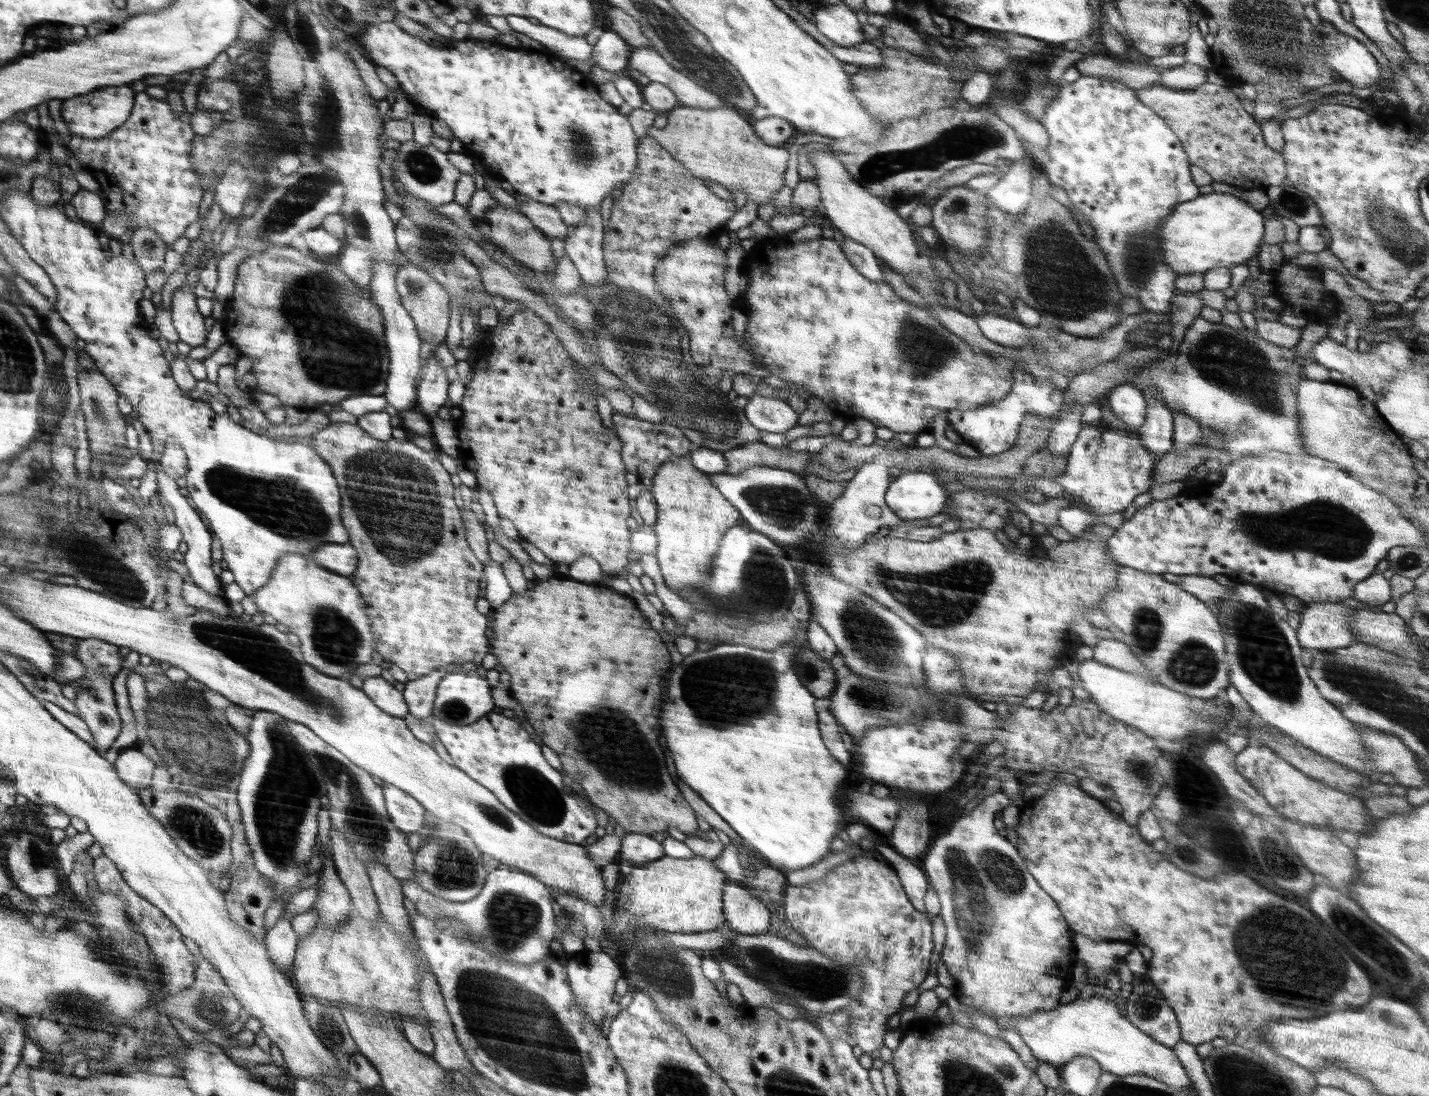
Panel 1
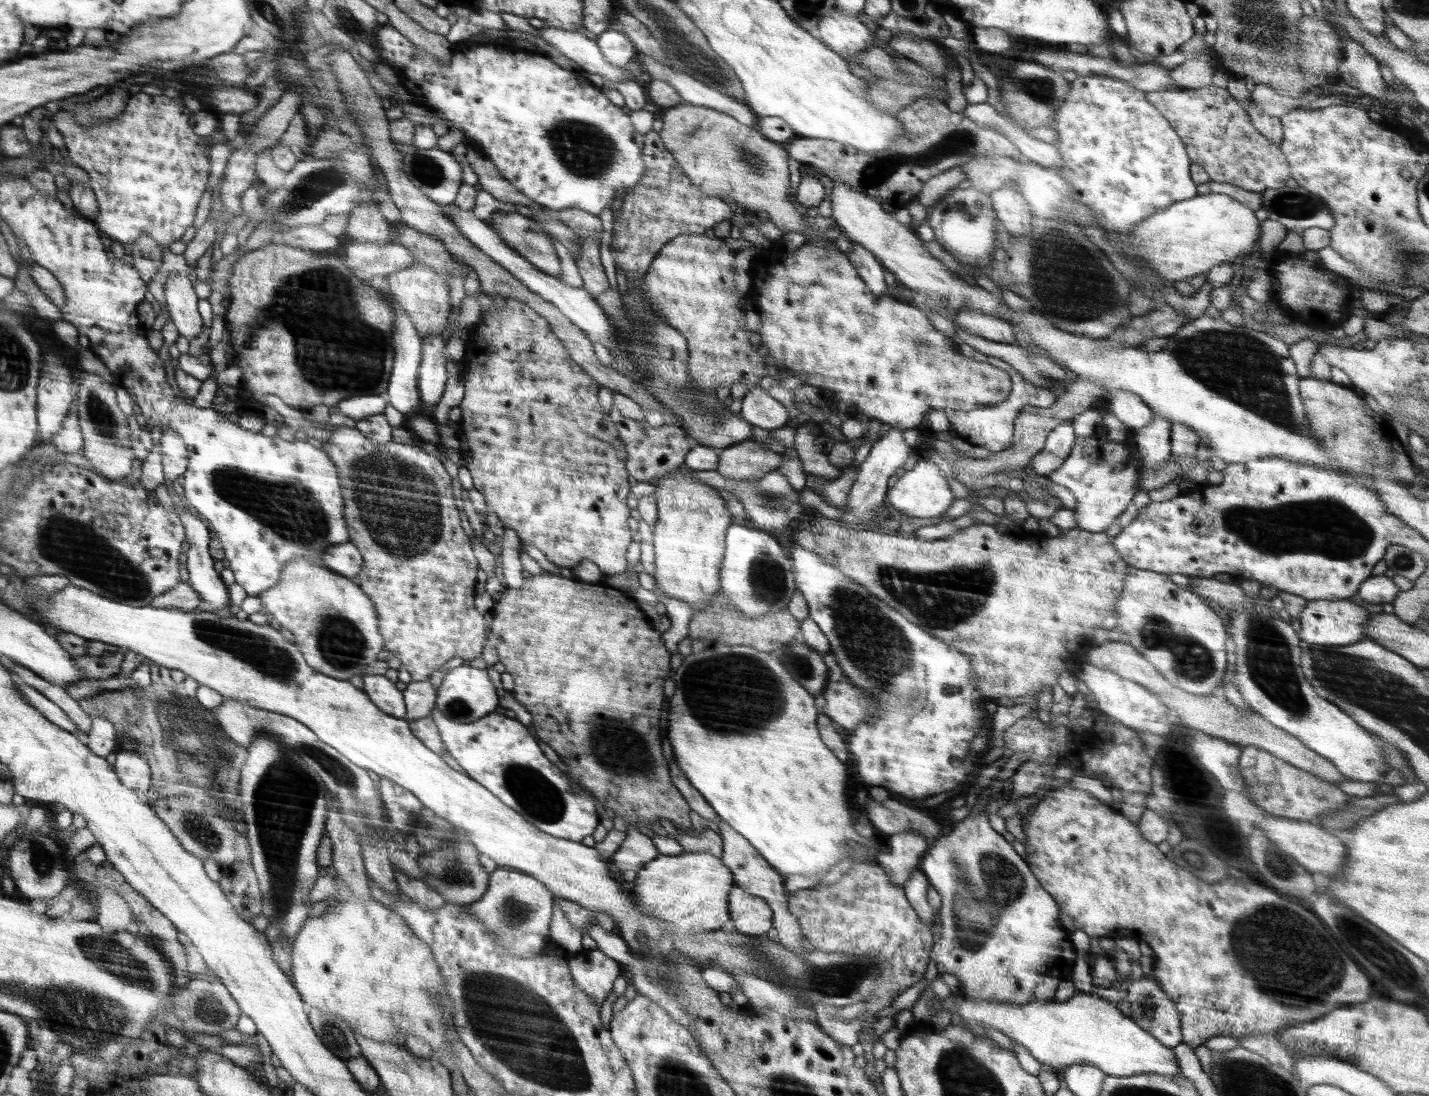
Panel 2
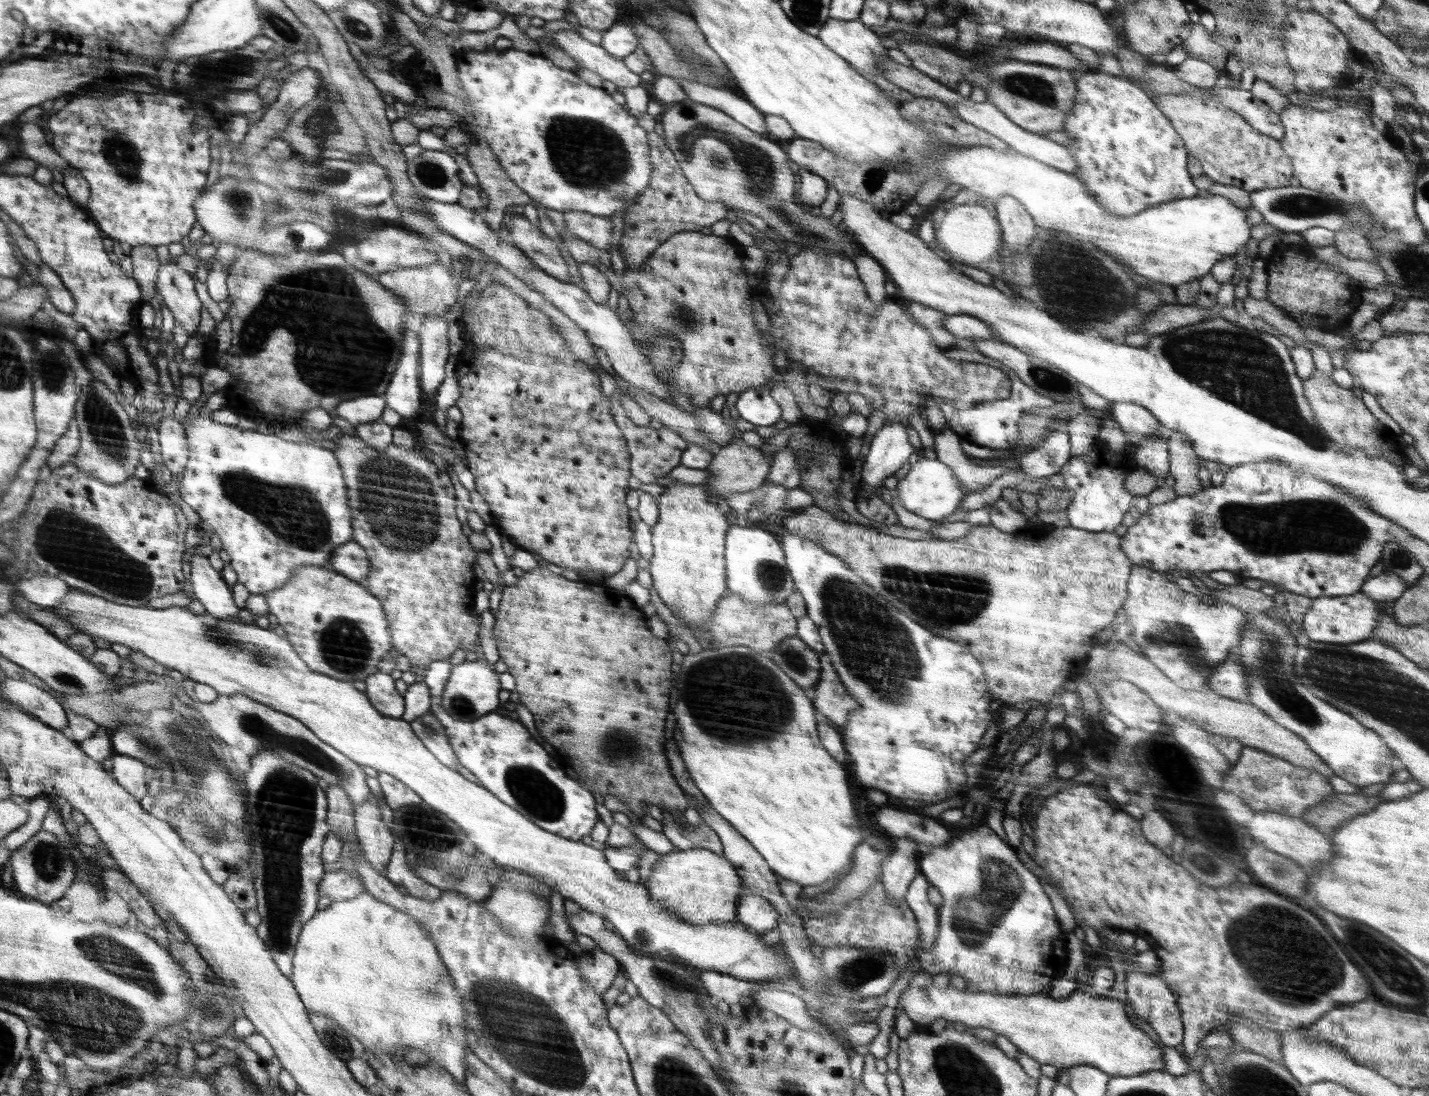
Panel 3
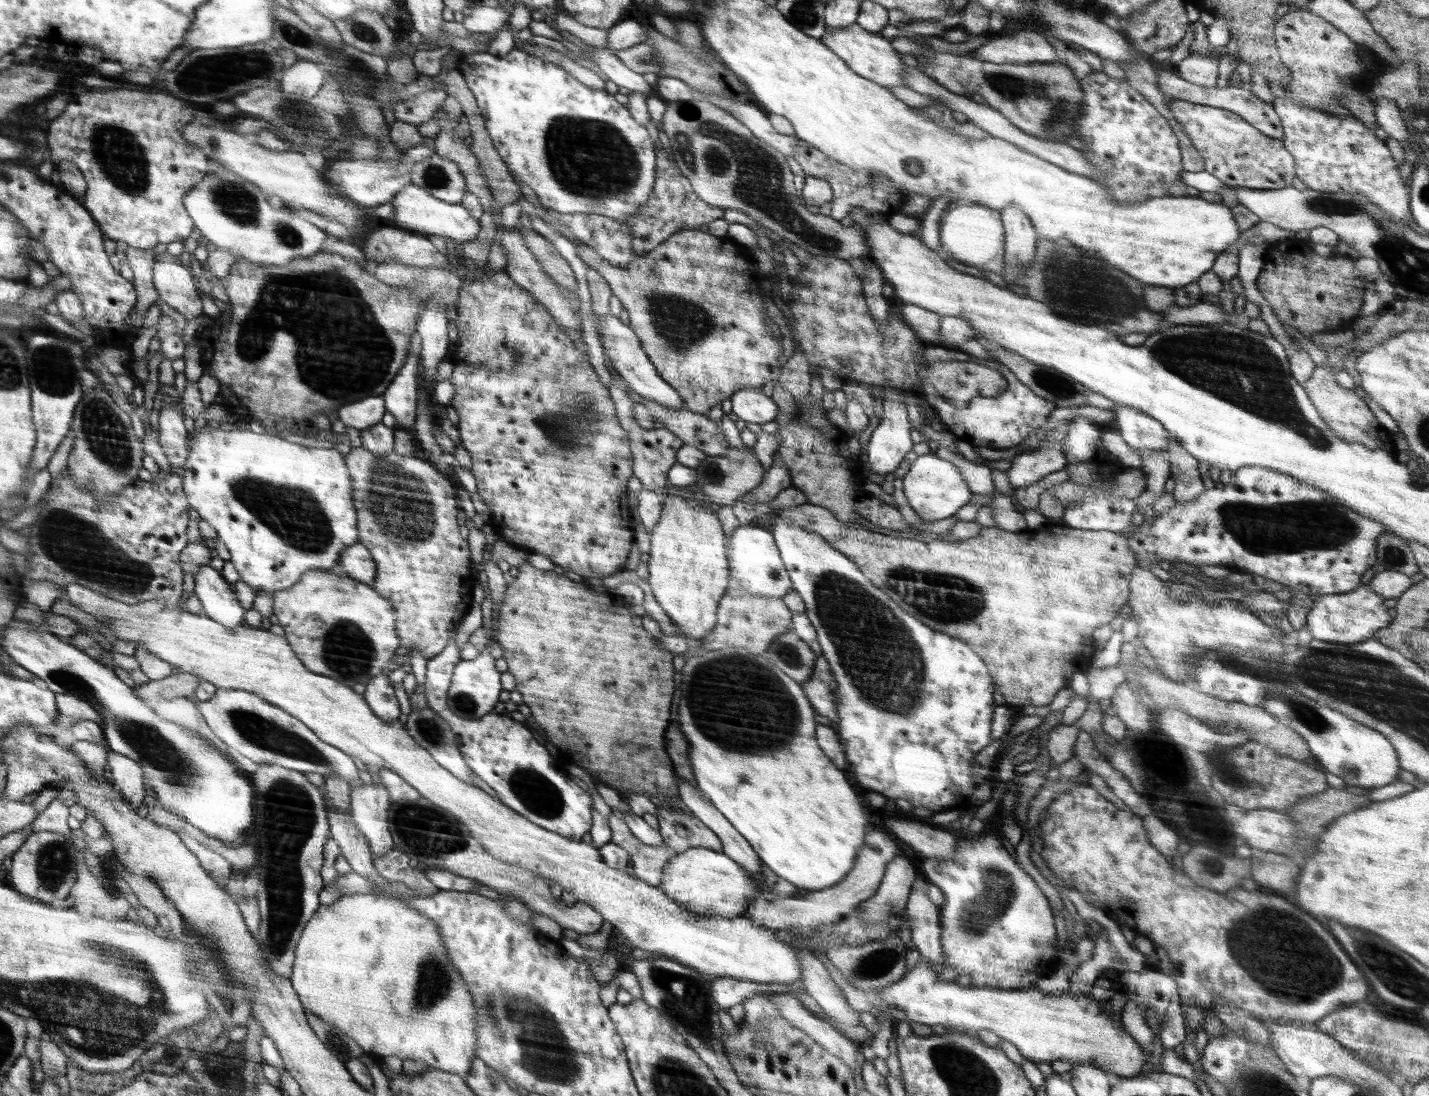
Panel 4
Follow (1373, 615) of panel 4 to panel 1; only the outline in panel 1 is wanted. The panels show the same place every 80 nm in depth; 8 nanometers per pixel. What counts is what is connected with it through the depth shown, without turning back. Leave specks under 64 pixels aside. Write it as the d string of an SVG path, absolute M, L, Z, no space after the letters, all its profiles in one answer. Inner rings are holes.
M1310 604L1304 612L1297 630L1298 643L1312 656L1322 654L1330 648L1346 648L1356 641L1347 618L1357 609L1334 604Z

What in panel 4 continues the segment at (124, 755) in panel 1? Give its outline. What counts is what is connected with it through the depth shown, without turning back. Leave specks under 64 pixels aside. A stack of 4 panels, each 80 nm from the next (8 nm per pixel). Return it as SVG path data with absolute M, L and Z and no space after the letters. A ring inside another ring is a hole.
M112 749L109 752L109 763L113 784L121 790L131 807L138 809L142 801L146 800L148 792L141 764Z

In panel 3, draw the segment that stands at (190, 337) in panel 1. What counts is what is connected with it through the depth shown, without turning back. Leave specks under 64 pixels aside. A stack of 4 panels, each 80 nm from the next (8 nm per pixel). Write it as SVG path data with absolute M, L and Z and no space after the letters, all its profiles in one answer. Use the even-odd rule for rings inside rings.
M169 261L169 263L162 264L158 269L155 288L163 298L164 310L169 322L177 322L177 324L181 324L181 326L186 329L189 336L195 335L197 328L201 324L201 310L203 305L202 302L198 300L198 296L196 296L194 278L192 278L185 269Z

